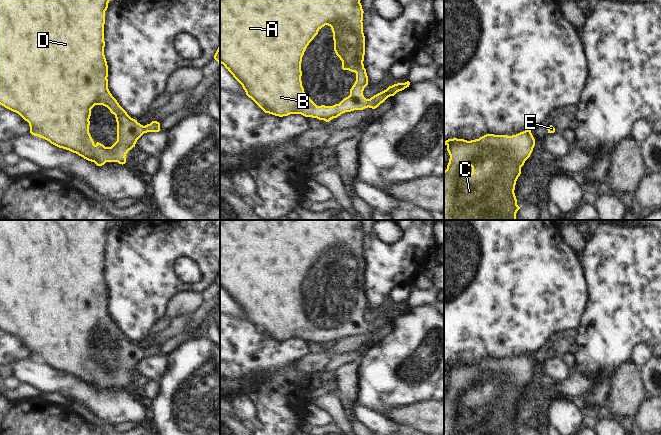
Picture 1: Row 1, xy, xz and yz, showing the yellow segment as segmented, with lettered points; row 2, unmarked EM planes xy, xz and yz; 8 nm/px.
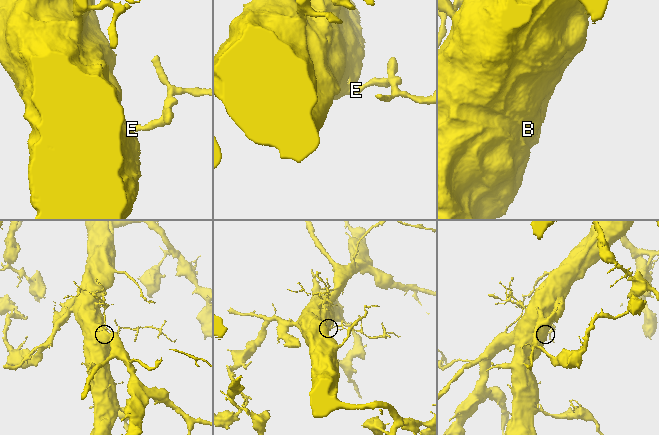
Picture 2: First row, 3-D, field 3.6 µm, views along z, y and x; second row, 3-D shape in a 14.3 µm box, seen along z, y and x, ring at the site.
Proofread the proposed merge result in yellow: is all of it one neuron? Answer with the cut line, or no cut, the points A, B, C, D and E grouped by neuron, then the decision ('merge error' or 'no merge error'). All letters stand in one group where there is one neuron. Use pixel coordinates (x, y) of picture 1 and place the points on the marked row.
cut none; groups A B C D E; no merge error

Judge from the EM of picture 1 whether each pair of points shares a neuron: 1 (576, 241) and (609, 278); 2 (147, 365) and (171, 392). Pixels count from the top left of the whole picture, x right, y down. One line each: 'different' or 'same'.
1: different
2: different

